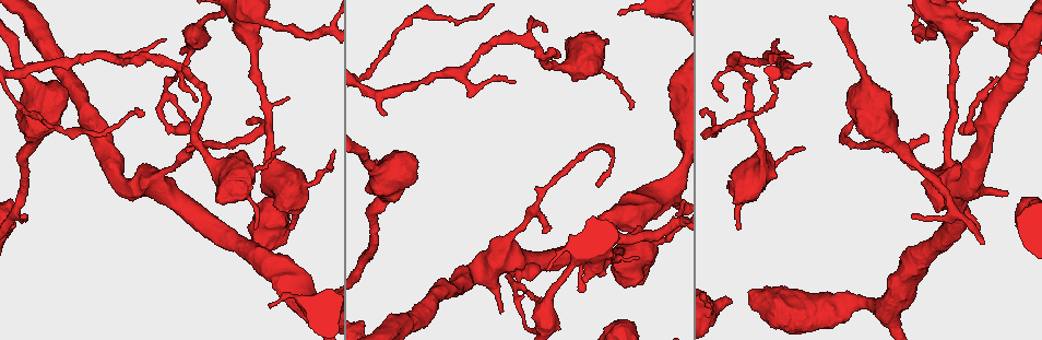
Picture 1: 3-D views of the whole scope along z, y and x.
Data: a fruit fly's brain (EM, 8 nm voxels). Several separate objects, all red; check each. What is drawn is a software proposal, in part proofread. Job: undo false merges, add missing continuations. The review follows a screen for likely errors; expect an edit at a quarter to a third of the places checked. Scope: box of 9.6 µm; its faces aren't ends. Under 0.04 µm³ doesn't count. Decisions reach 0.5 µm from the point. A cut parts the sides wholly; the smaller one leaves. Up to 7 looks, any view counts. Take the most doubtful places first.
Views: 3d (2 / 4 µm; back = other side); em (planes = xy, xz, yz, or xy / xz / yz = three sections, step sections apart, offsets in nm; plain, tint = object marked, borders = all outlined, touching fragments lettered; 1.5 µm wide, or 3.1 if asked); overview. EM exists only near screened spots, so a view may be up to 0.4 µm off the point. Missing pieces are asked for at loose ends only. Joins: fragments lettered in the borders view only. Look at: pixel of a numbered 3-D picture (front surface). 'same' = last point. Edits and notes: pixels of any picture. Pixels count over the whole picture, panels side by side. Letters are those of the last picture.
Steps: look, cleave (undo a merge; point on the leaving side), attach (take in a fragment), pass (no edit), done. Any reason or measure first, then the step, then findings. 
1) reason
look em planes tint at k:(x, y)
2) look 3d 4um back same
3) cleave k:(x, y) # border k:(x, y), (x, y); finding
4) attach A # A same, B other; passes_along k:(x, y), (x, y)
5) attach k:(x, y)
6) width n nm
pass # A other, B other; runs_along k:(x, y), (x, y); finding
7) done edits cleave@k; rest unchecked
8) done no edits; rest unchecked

free end
look em planes tint at 1:(283, 146)

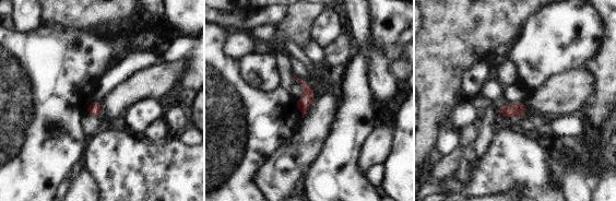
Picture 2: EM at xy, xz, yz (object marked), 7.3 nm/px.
see the neighbours
look em planes borders same

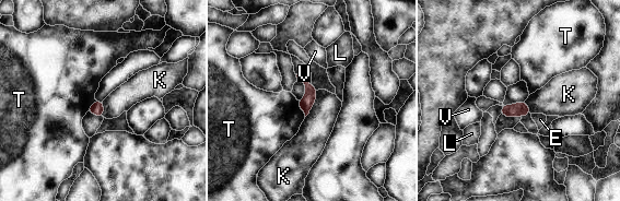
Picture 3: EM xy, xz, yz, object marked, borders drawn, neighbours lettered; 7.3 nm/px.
longest_contact K 220 nm
pass # E other, K other, L other, T other, V other; border 3:(317, 91), (314, 105), (305, 117); no lettered fragment goes on from it

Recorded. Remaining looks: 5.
long arm stops here
look 3d 4um at 1:(250, 124)

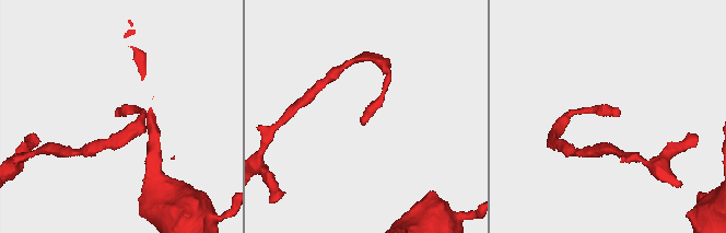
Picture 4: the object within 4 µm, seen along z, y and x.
need the tissue
look em planes borders at 4:(616, 114)

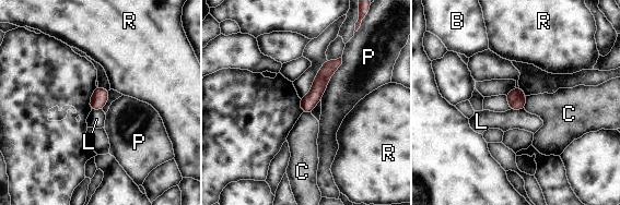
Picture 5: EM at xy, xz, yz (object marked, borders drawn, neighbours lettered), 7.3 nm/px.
pass # B other, C other, L other, P other, R other; runs_along 5:(339, 61), (323, 76), (305, 109); none of them fits

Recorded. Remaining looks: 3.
look em xz step 4 borders at 1:(20, 216)

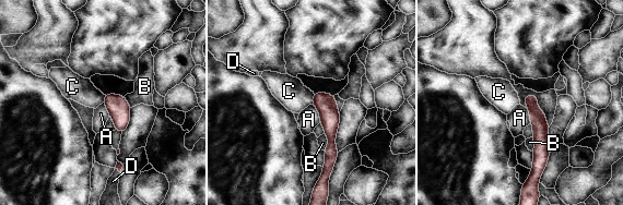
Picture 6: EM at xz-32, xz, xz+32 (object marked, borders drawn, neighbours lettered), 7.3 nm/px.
width 110 nm; longest_contact A 160 nm
pass # A other, B other, C other, D other; no lettered fragment goes on from it

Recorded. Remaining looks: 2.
done no edits; rest unchecked

